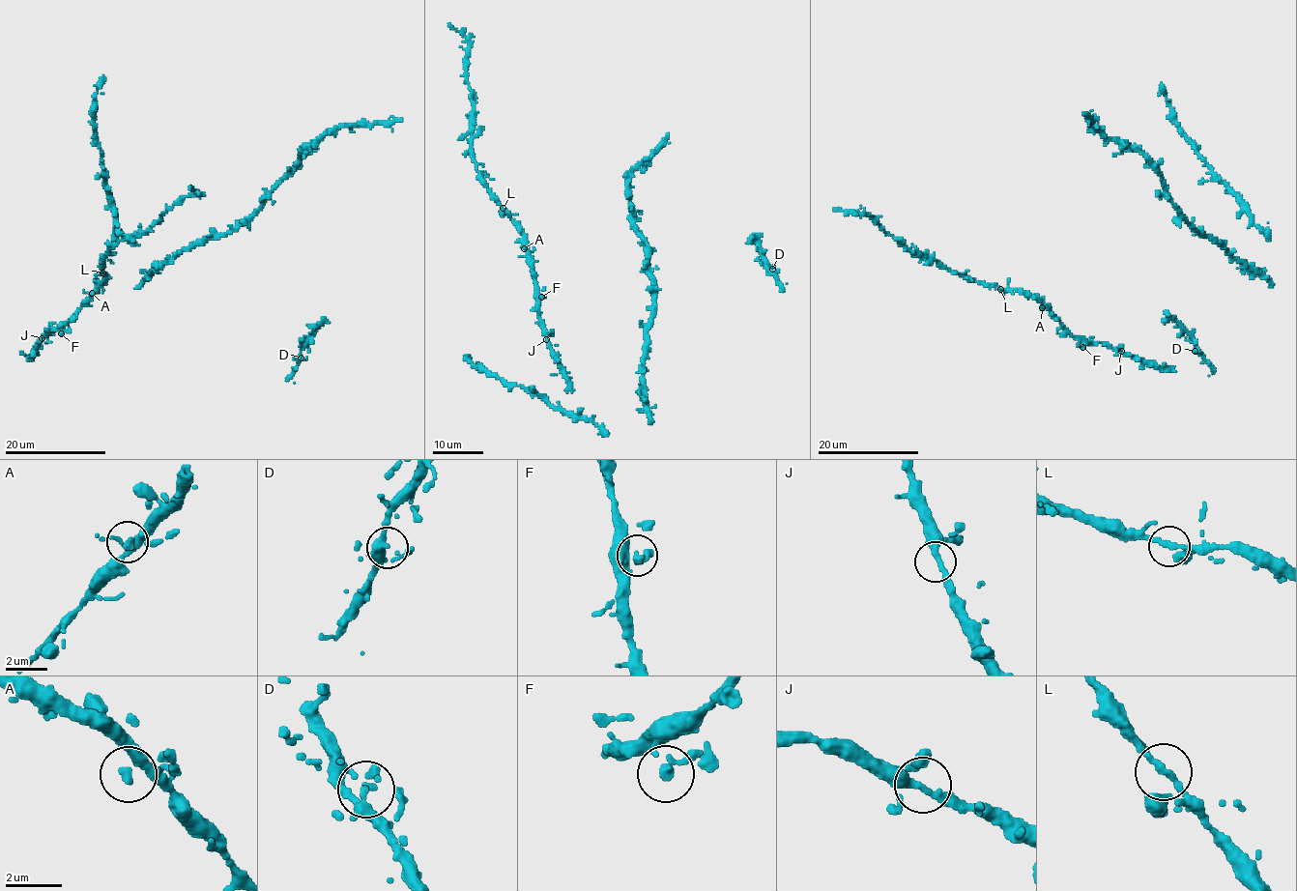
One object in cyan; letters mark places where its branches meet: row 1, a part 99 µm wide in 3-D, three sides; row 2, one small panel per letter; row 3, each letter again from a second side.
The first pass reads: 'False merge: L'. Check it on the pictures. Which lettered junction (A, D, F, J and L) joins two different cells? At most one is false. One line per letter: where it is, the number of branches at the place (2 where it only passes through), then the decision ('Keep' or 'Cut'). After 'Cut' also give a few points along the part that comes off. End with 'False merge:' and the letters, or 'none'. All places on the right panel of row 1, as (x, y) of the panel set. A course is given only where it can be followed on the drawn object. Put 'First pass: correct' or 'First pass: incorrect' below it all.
A: Place: (1042, 307). Branches: 2. Keep
D: Place: (1195, 351). Branches: 2. Keep
F: Place: (1082, 347). Branches: 2. Keep
J: Place: (1121, 351). Branches: 2. Keep
L: Place: (1000, 289). Branches: 2. Keep
False merge: none
First pass: incorrect

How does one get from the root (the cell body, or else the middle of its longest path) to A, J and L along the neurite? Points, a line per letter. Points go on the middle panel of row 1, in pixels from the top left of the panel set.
A: (569, 378), (568, 382), (546, 338), (539, 318), (535, 278), (528, 250), (524, 248)
J: (569, 378), (568, 382), (546, 339)
L: (569, 378), (568, 382), (546, 338), (523, 231), (503, 209)

